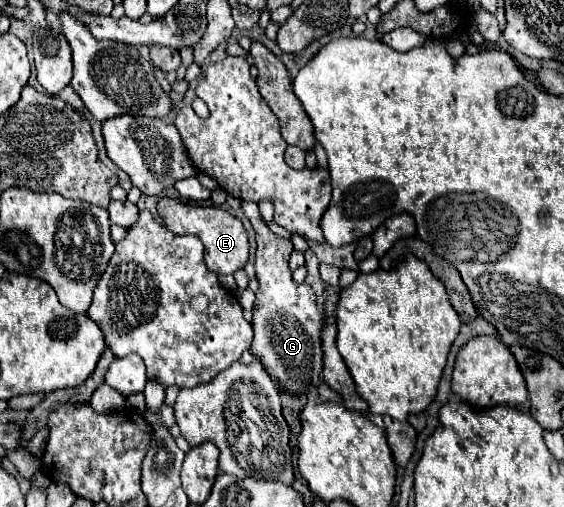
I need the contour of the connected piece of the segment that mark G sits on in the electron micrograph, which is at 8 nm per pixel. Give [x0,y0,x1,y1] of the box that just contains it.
[243,201,325,397]

